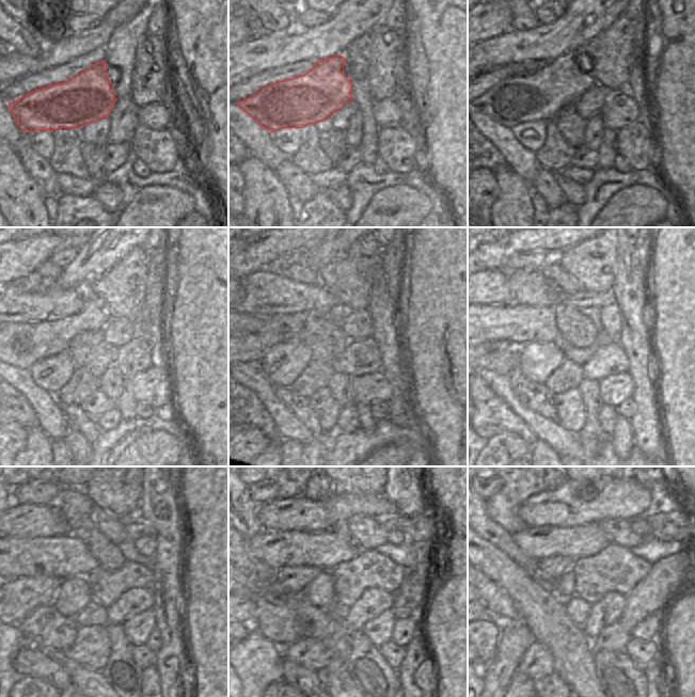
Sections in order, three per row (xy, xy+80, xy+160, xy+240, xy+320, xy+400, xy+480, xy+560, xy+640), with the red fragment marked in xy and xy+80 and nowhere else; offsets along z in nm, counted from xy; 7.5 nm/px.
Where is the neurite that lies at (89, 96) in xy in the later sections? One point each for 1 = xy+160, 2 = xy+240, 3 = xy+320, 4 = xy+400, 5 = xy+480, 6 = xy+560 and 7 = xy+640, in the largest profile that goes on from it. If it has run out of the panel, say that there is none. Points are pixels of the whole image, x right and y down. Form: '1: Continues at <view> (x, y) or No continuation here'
1: Continues at xy+160 (511, 101)
2: Continues at xy+240 (25, 343)
3: Continues at xy+320 (252, 348)
4: Continues at xy+400 (489, 346)
5: No continuation here
6: No continuation here
7: No continuation here

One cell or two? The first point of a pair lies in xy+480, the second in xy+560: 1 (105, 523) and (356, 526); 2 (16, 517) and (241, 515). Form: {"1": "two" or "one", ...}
{"1": "one", "2": "two"}

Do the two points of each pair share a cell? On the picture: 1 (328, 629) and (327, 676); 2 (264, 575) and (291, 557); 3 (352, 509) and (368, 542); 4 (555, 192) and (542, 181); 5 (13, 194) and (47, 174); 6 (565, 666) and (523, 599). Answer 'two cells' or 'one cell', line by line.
1: two cells
2: two cells
3: two cells
4: one cell
5: two cells
6: one cell

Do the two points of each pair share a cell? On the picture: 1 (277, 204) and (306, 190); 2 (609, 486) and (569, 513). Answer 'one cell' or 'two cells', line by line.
1: two cells
2: one cell

